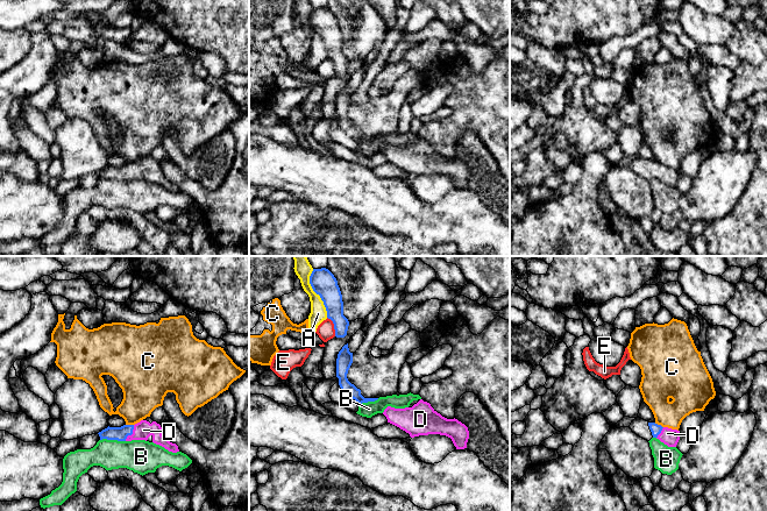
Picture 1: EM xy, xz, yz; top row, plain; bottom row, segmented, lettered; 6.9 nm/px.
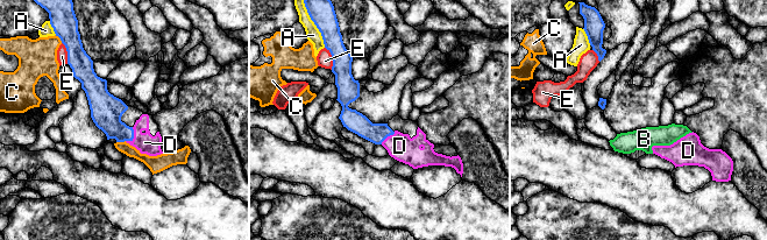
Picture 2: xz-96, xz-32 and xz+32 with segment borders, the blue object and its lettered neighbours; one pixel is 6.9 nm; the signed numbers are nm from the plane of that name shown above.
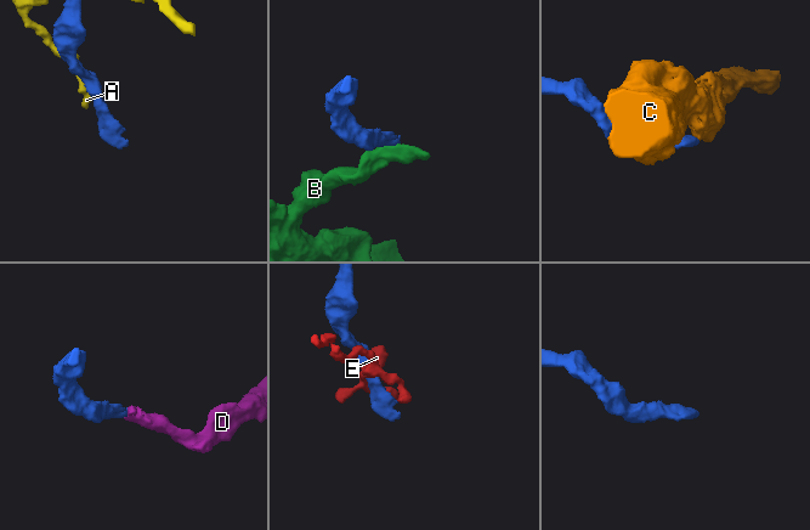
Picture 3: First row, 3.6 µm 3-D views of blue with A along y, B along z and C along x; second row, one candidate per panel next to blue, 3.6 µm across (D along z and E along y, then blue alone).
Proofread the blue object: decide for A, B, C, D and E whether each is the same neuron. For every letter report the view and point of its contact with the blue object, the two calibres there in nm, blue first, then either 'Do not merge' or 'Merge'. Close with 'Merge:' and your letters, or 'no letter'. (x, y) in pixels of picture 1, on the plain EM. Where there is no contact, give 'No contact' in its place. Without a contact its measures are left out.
A: Touches blue at xz (317, 33). Thickness 170 nm (blue) against 120 nm. Do not merge
B: Touches blue at xy (113, 178). Thickness 100 nm (blue) against 240 nm. Do not merge
C: Touches blue at yz (659, 164). Thickness 70 nm (blue) against 220 nm. Do not merge
D: Touches blue at xy (132, 172). Thickness 100 nm (blue) against 120 nm. Merge
E: Touches blue at xz (334, 65). Thickness 150 nm (blue) against 120 nm. Do not merge
Merge: D

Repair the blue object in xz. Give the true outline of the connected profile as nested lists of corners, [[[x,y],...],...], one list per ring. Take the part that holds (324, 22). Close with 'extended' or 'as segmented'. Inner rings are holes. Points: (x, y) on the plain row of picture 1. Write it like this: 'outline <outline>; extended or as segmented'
outline [[[326,7],[313,8],[310,15],[313,30],[320,35],[327,50],[327,57],[334,63],[335,76],[347,74],[349,61],[343,55],[343,41],[338,20]]]; as segmented

